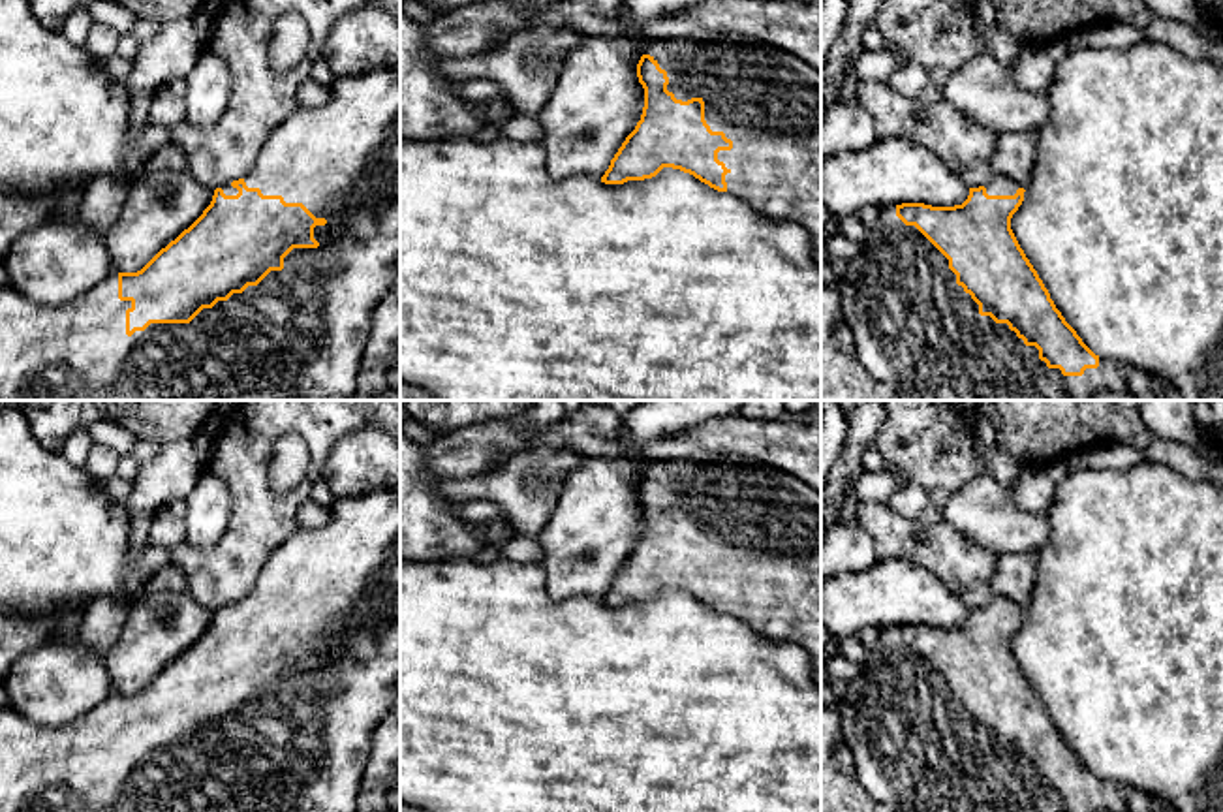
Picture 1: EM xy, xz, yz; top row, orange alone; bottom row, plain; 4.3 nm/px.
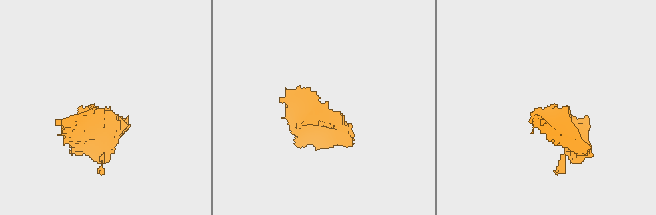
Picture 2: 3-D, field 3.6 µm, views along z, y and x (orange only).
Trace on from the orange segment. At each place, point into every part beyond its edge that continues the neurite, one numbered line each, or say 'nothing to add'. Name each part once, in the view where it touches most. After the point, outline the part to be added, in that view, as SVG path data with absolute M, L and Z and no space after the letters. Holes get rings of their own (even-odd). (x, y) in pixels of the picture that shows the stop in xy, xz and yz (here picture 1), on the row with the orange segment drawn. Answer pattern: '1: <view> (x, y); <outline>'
1: xy (299, 335); M400 62L334 77L329 100L293 111L242 179L325 218L314 227L319 246L293 248L282 271L190 323L150 323L132 336L116 271L66 306L39 306L2 286L0 400L351 400L372 310L400 259Z

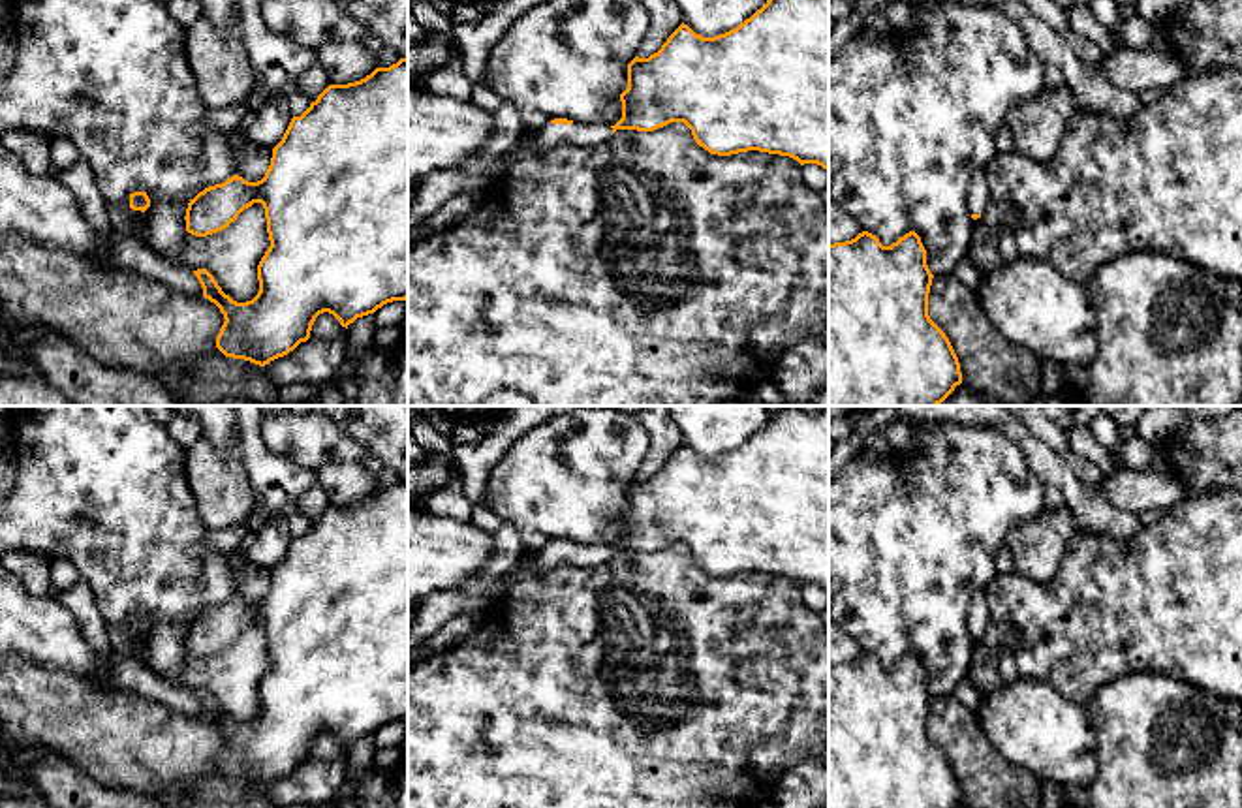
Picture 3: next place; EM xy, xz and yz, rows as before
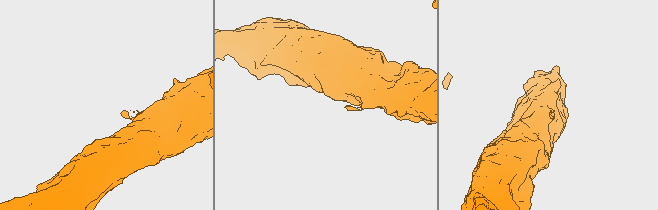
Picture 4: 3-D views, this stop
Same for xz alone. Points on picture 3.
1: xz (547, 136); M547 122L530 135L528 143L536 152L543 152L560 143L596 147L607 141L611 133L613 133L613 128L605 124L594 126L594 124L582 124L582 122L573 122L573 124Z

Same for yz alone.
1: yz (978, 198); M983 171L971 179L966 203L971 214L983 214L985 207L990 203L990 188Z

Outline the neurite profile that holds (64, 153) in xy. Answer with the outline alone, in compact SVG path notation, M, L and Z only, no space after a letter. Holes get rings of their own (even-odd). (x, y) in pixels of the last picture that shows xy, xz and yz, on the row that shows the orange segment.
M66 137L51 139L51 162L56 169L60 171L70 169L79 160L81 160L81 152L73 145L73 141Z

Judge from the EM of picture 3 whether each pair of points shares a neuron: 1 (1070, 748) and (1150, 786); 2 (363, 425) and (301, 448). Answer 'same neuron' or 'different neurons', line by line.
1: different neurons
2: different neurons

